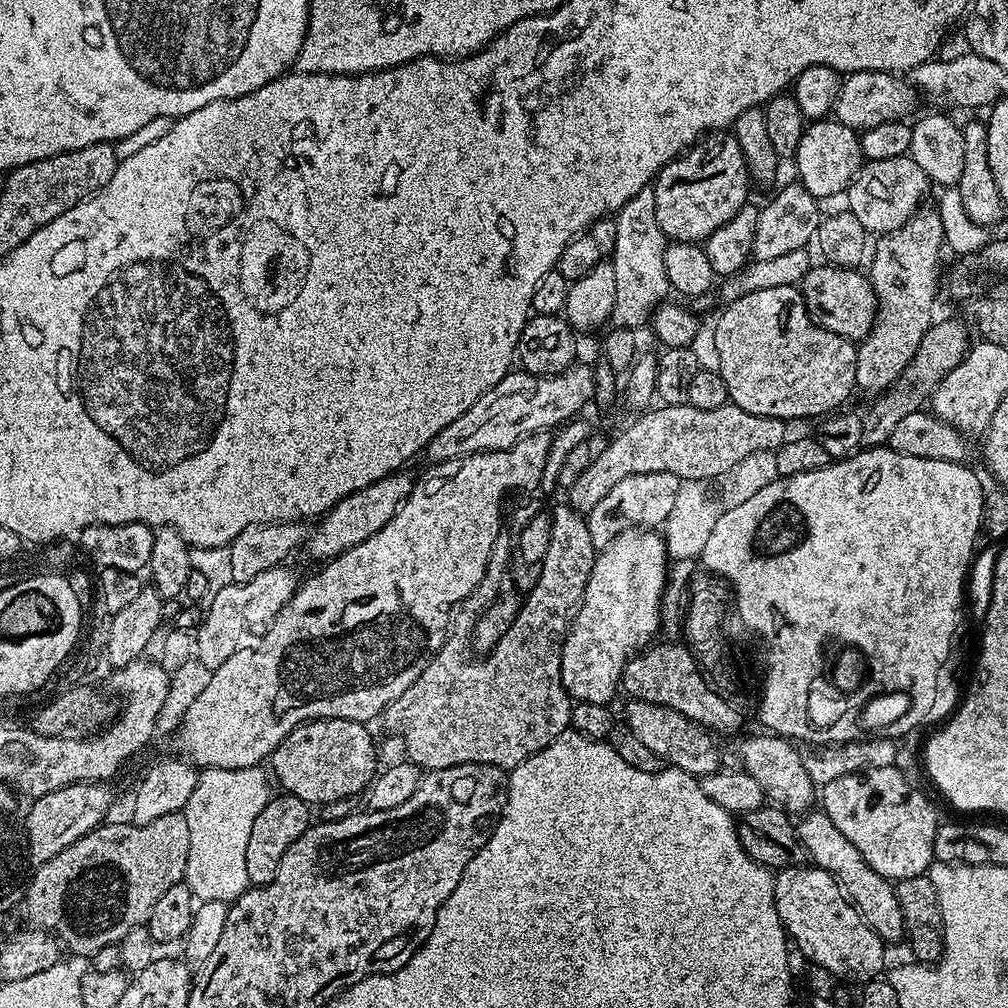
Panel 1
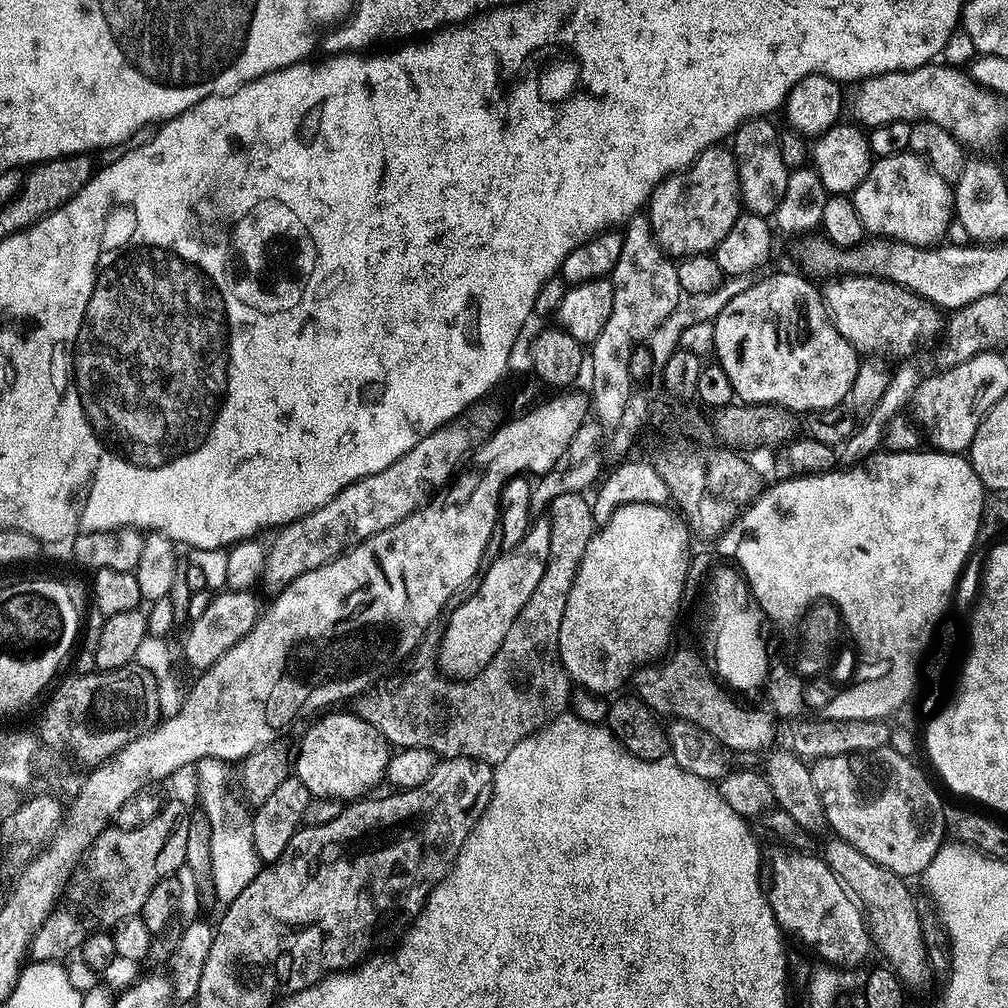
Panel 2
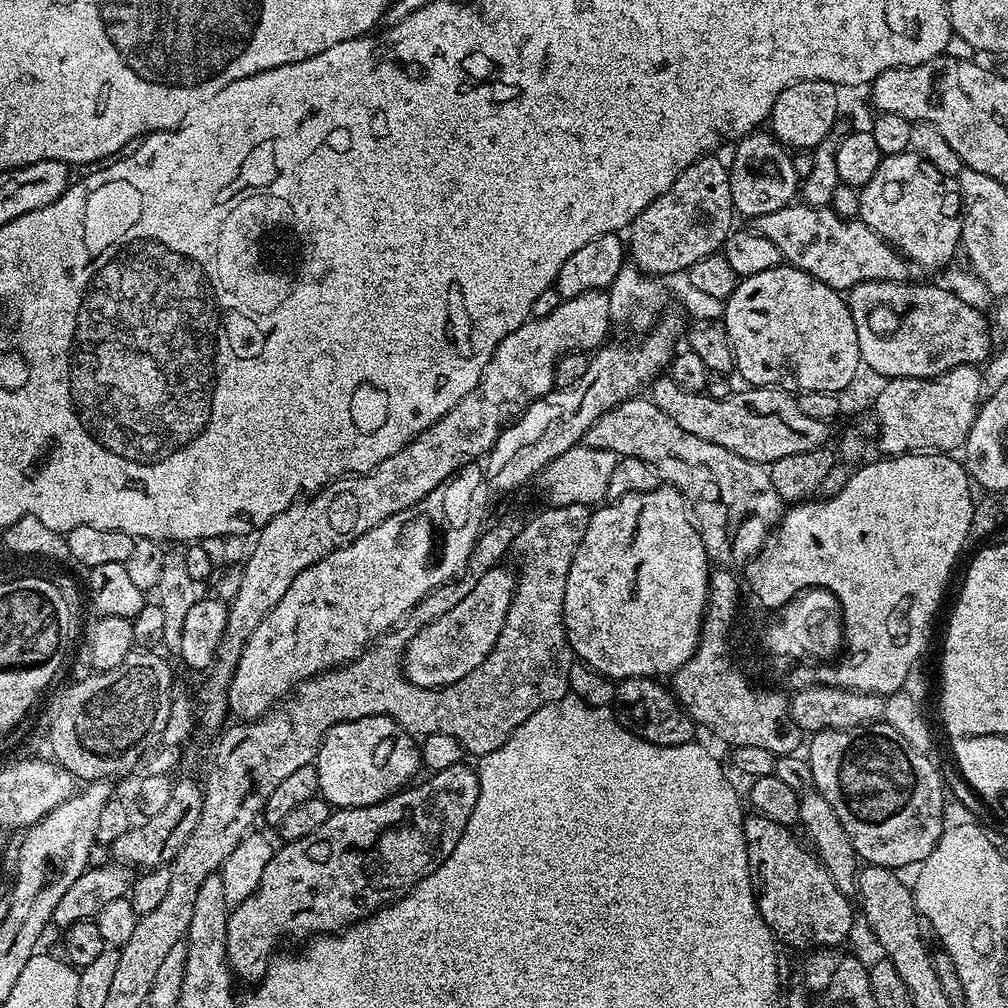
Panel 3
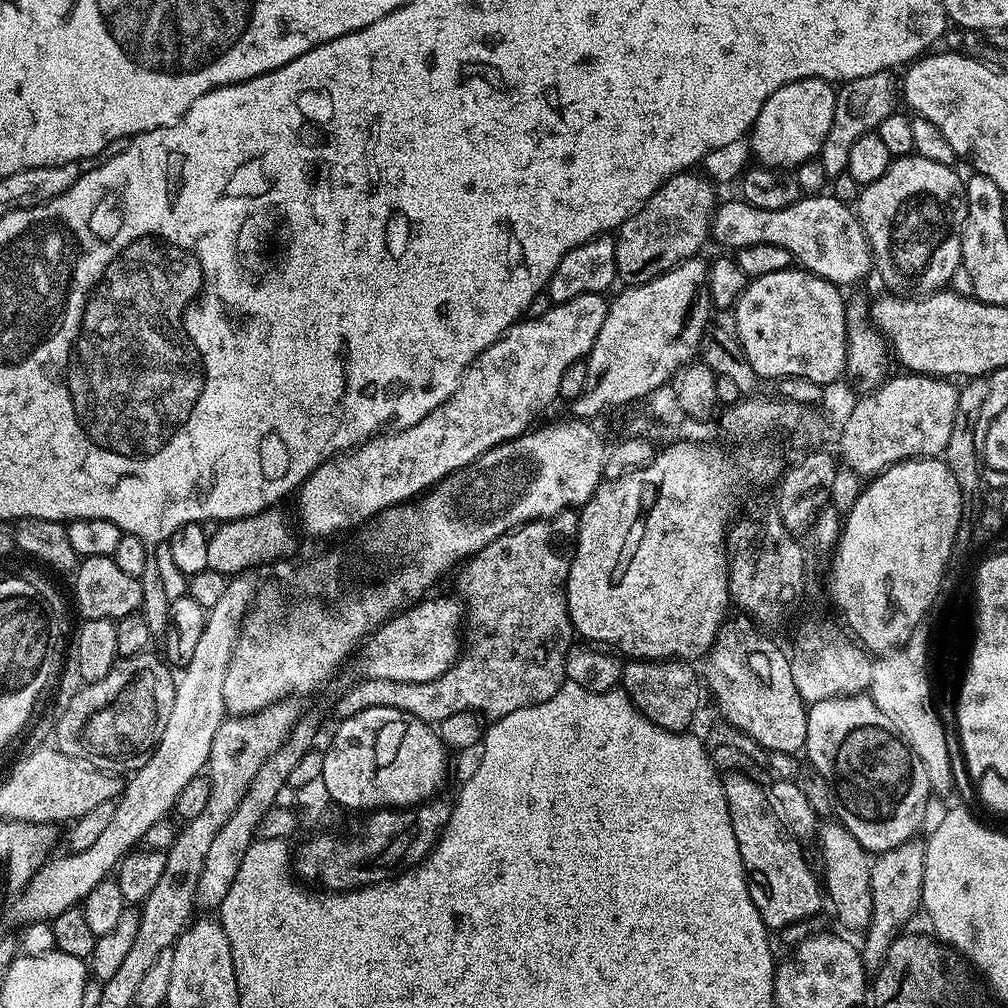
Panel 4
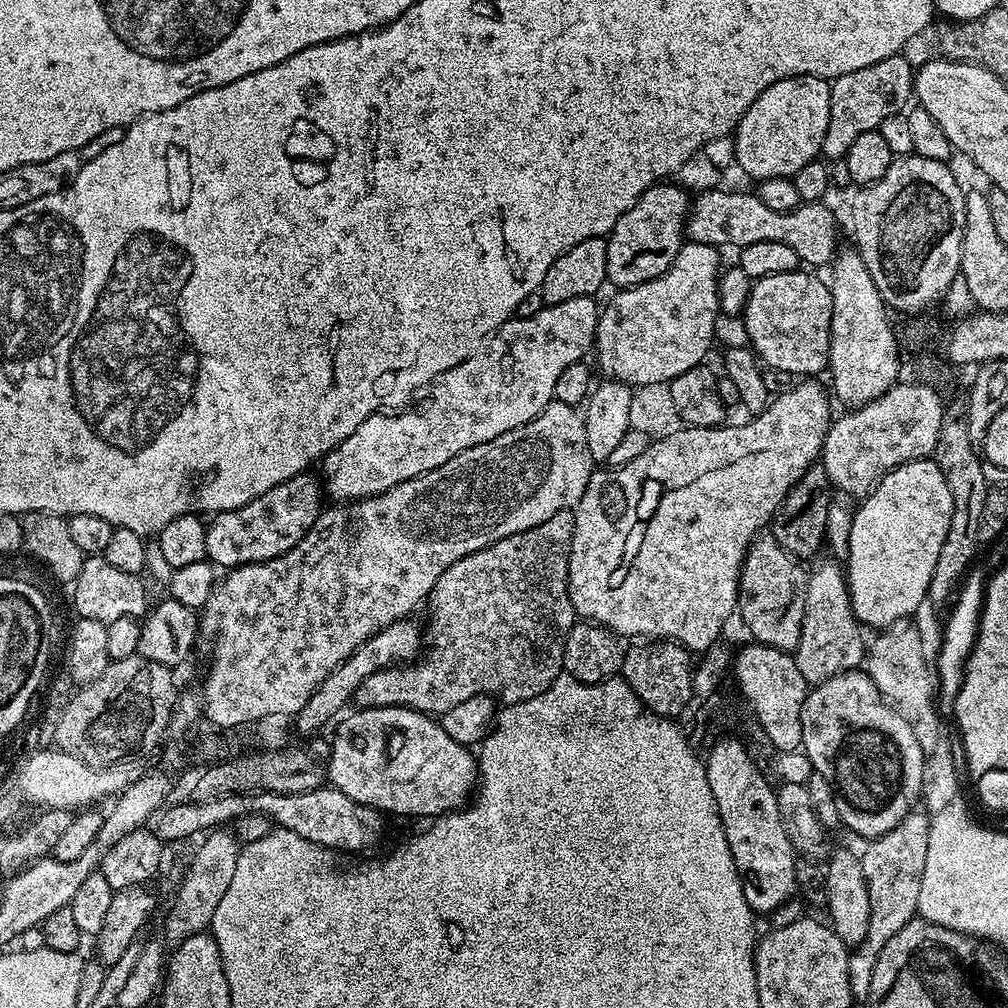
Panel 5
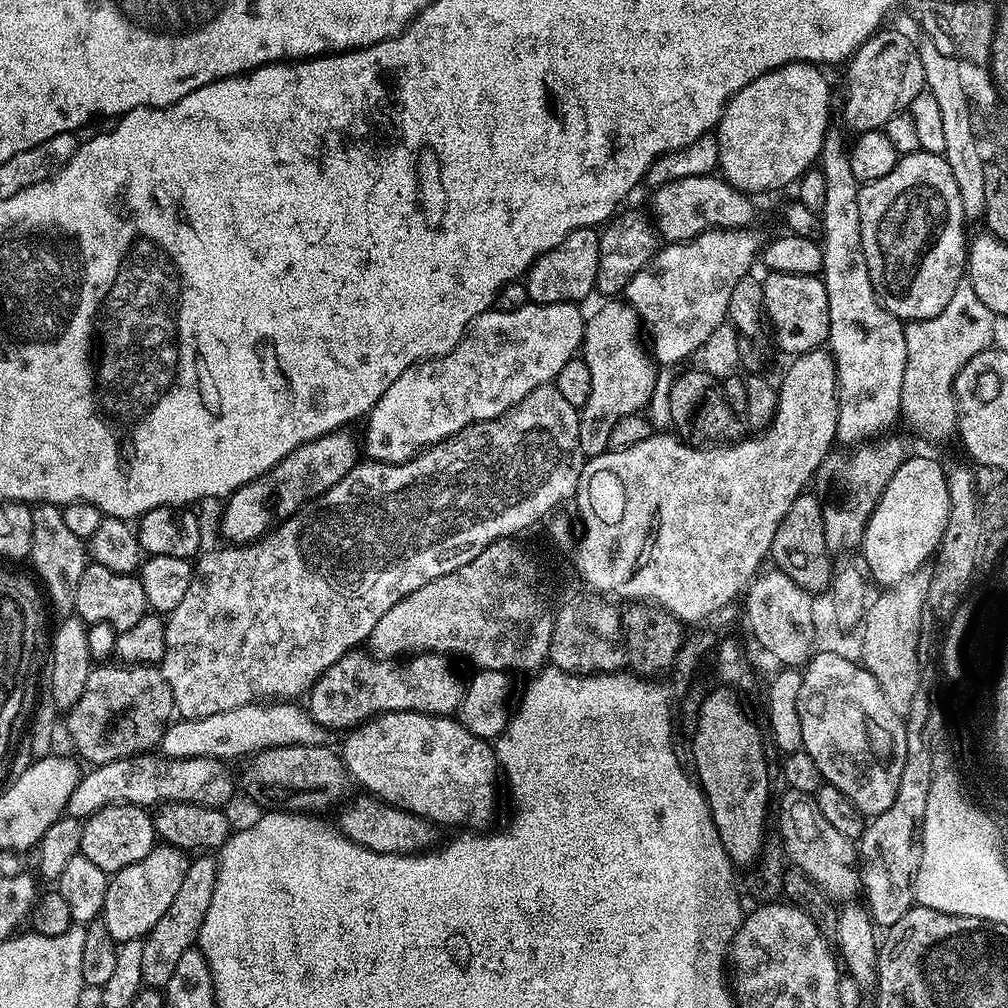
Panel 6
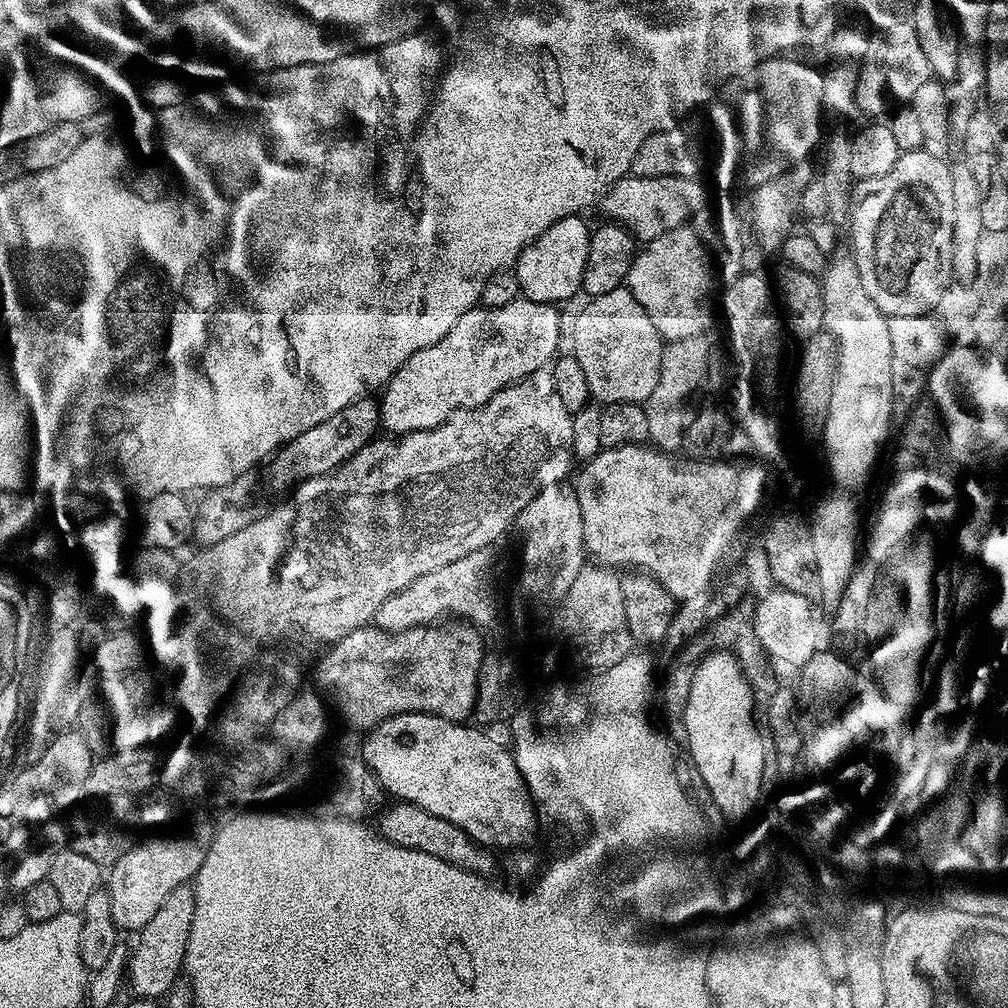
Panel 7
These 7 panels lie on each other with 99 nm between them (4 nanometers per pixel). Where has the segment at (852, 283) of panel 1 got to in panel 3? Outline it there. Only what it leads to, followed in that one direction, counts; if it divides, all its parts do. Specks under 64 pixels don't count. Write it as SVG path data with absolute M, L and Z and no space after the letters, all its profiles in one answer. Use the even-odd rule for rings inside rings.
M875 280L862 282L847 293L848 309L858 330L858 350L861 361L877 377L913 376L919 380L941 376L942 373L957 368L960 364L983 365L994 351L992 345L994 332L990 327L989 317L987 320L974 305L967 304L962 297L955 296L948 288L939 288L936 284L912 283Z

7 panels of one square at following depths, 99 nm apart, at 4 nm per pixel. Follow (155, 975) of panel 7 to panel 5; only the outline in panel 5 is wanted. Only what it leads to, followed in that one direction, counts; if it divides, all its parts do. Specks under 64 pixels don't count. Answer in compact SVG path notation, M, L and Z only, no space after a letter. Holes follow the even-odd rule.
M212 830L200 841L201 844L197 846L196 853L193 854L192 861L184 872L180 889L176 892L176 901L173 902L172 909L164 920L162 936L172 946L177 946L192 935L207 933L211 929L214 910L218 910L218 902L222 902L230 881L234 878L234 870L238 870L242 844L231 831Z

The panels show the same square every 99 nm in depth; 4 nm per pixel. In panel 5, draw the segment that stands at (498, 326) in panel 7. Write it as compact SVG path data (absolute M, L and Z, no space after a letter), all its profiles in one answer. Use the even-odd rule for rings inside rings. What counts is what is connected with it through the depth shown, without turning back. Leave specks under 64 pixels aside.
M590 296L570 298L570 302L547 305L538 310L534 318L506 321L470 354L470 358L458 362L458 366L439 377L438 383L431 389L432 396L426 397L417 408L409 407L395 414L377 414L366 418L366 422L362 422L362 426L358 426L350 438L323 457L322 484L327 495L332 495L336 502L355 502L377 496L410 478L418 478L450 462L450 458L462 454L462 450L470 450L470 446L490 442L490 438L498 438L533 420L547 404L553 403L554 386L562 370L584 360L587 352L589 355L593 351L596 324L600 321L600 308L596 302Z

